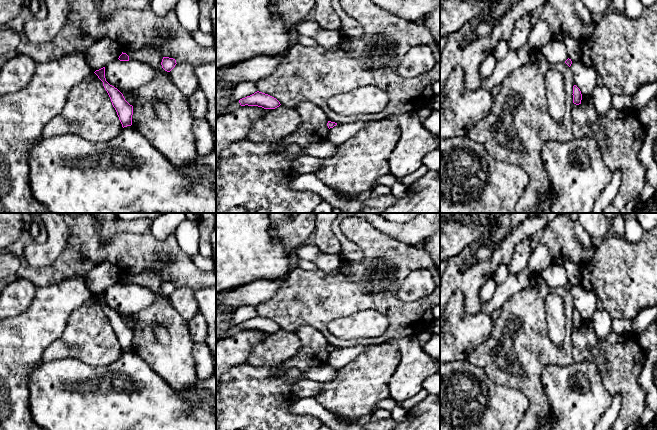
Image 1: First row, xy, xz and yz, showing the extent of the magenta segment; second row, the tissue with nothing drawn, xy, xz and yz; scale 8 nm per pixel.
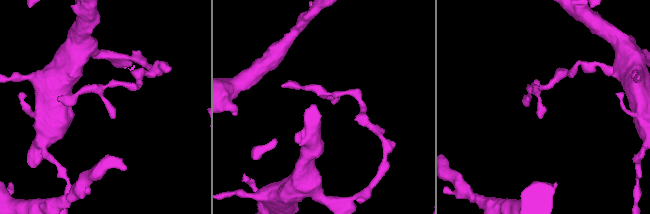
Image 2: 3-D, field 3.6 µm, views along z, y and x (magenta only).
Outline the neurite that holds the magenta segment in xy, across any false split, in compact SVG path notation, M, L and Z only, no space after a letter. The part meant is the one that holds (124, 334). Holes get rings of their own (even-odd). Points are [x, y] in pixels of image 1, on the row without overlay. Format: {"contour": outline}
{"contour": "M105 291L94 296L103 306L103 310L107 315L112 329L115 332L122 351L132 349L133 330L130 329L124 322L123 318L114 310L110 309L105 302Z"}

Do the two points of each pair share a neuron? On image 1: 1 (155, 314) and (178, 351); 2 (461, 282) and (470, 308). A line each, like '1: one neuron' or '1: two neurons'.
1: one neuron
2: one neuron

